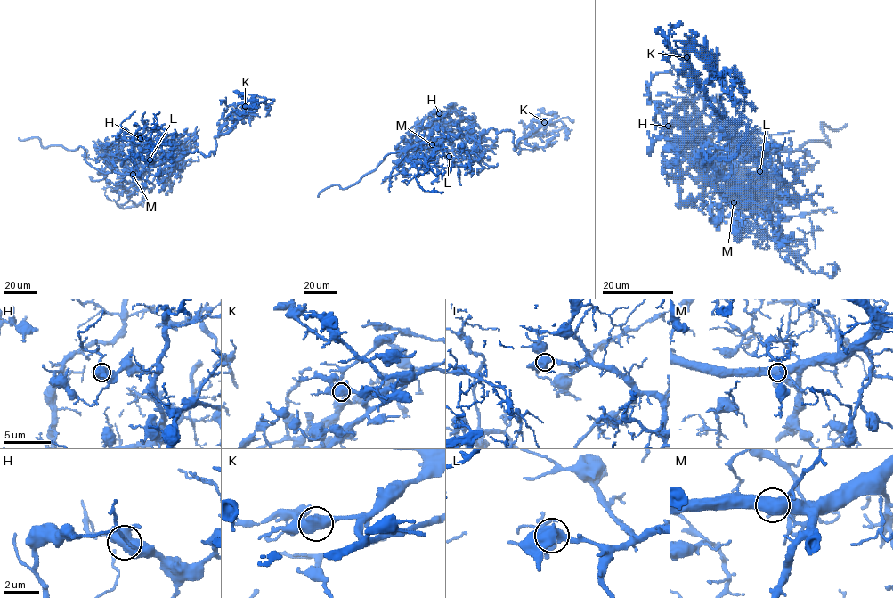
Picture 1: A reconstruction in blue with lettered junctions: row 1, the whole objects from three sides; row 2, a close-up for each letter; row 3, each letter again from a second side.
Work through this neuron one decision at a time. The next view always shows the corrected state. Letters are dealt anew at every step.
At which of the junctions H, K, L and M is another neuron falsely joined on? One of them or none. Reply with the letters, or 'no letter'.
no letter

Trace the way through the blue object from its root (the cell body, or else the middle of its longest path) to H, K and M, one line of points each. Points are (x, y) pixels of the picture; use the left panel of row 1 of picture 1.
H: (163, 163), (150, 164), (143, 158), (142, 153), (150, 151), (150, 145), (148, 138), (140, 138)
K: (163, 163), (178, 160), (197, 151), (206, 155), (215, 154), (215, 137), (231, 129), (249, 110), (245, 106)
M: (163, 163), (150, 164), (132, 174)

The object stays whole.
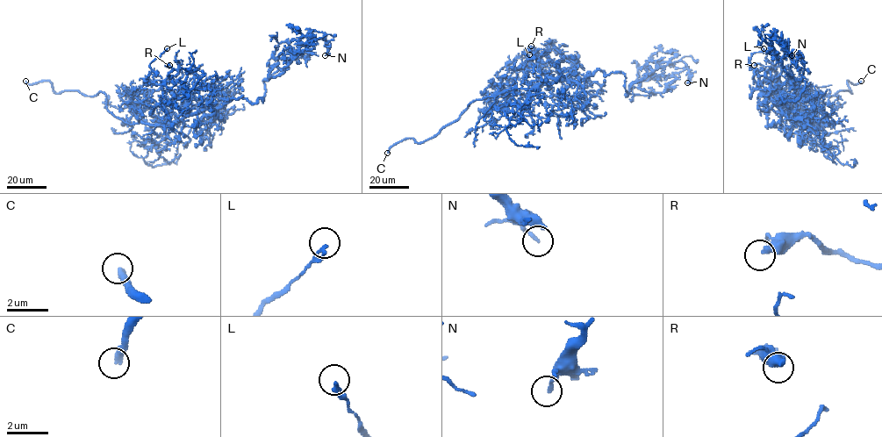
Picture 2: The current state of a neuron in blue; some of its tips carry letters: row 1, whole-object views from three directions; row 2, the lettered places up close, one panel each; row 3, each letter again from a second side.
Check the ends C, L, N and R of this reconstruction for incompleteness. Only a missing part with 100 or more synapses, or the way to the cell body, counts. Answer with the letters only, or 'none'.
C

